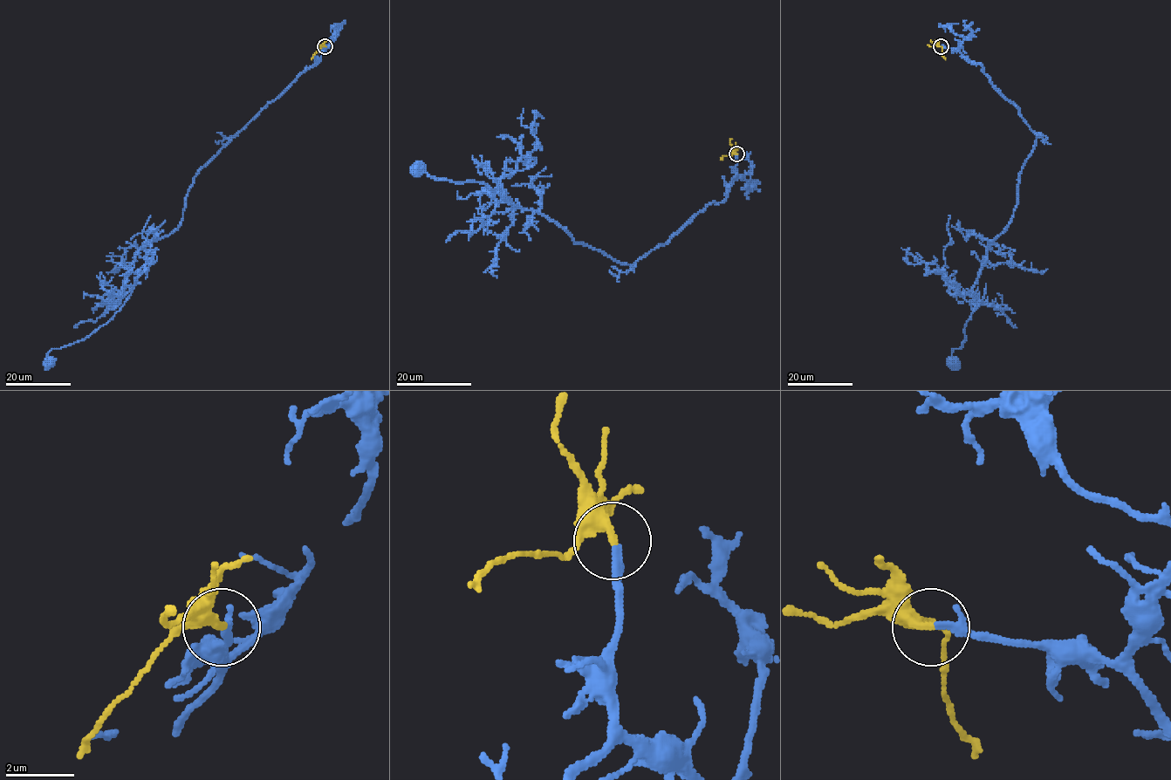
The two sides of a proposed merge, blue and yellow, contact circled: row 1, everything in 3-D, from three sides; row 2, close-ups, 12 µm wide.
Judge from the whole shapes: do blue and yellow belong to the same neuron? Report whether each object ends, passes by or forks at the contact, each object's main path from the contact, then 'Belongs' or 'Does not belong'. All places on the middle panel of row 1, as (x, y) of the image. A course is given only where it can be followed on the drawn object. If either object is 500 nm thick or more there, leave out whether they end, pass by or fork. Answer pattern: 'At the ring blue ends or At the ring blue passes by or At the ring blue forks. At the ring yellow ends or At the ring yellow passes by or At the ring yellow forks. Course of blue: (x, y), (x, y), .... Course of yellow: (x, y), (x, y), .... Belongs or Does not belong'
At the ring blue passes by. At the ring yellow passes by. Course of blue: (736, 154), (727, 197), (632, 265), (517, 207), (499, 181), (496, 191), (418, 167). Course of yellow: (736, 154), (725, 155), (721, 159). Belongs

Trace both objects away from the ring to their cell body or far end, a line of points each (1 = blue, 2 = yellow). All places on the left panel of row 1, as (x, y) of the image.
1: (325, 47), (320, 59), (195, 176), (179, 225), (136, 253), (115, 315), (81, 340), (51, 350), (50, 363)
2: (325, 47), (321, 46), (311, 59)

